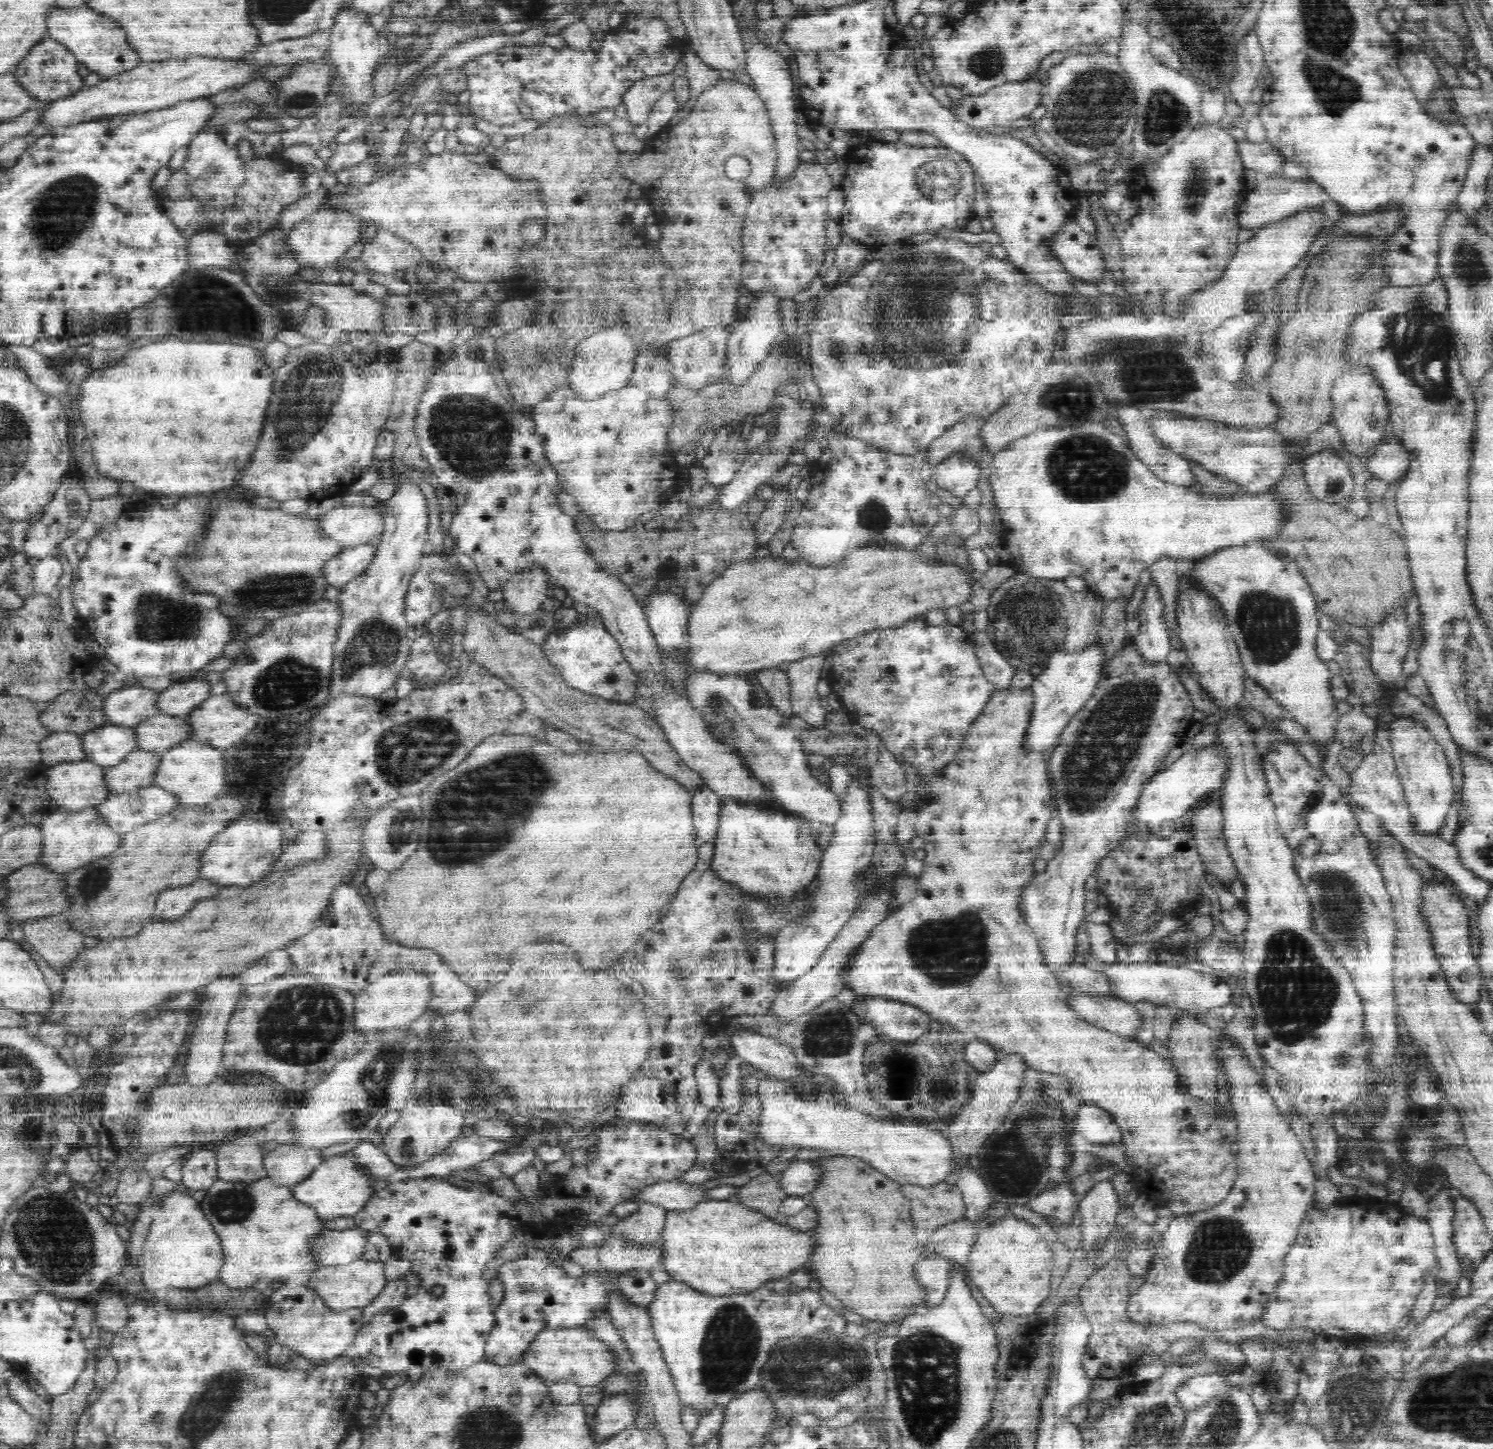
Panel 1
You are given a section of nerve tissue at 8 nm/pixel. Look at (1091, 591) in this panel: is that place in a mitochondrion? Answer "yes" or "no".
no

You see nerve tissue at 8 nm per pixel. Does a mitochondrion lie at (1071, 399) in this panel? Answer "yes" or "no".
yes

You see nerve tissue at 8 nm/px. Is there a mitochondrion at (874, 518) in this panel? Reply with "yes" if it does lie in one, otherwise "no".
yes

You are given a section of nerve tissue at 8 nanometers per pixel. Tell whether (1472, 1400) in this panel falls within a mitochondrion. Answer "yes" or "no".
yes

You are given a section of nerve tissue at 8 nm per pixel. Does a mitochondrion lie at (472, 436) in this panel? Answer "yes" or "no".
yes

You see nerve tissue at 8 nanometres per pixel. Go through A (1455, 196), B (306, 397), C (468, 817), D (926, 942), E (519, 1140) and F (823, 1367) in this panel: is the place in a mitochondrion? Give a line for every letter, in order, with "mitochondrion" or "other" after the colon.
A: other
B: mitochondrion
C: mitochondrion
D: mitochondrion
E: other
F: mitochondrion

